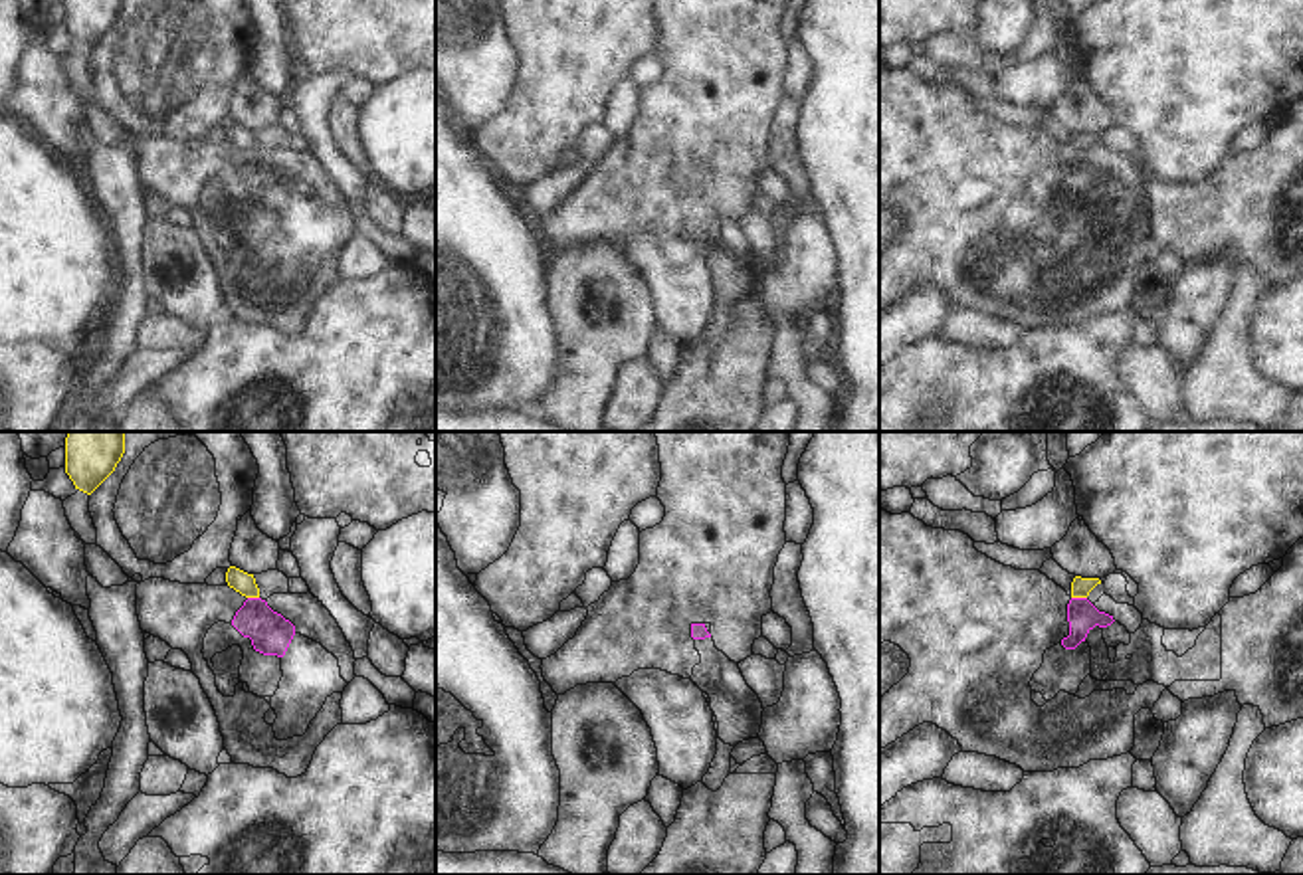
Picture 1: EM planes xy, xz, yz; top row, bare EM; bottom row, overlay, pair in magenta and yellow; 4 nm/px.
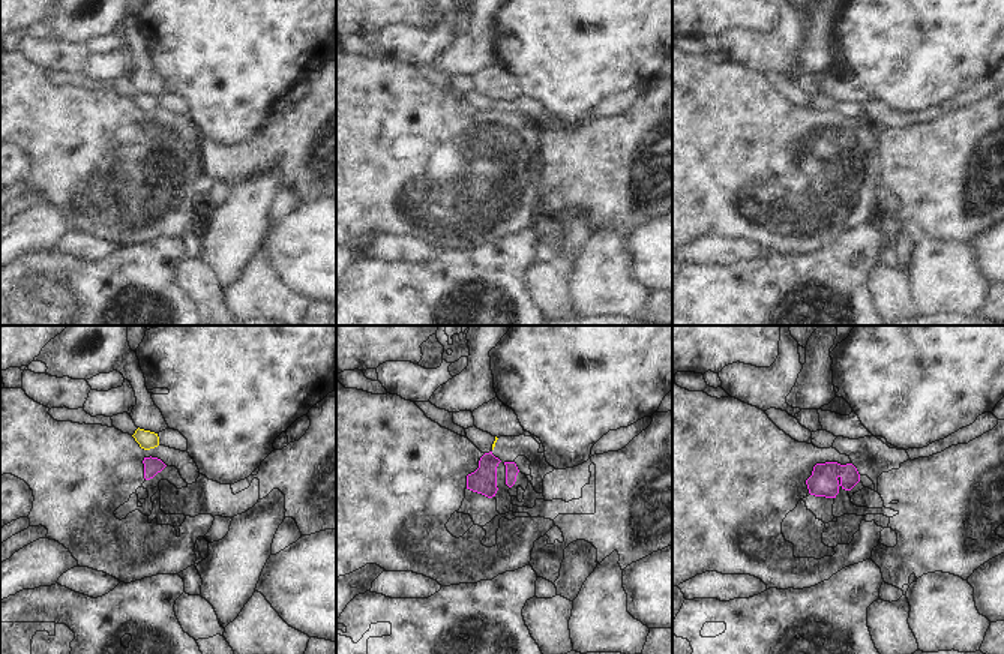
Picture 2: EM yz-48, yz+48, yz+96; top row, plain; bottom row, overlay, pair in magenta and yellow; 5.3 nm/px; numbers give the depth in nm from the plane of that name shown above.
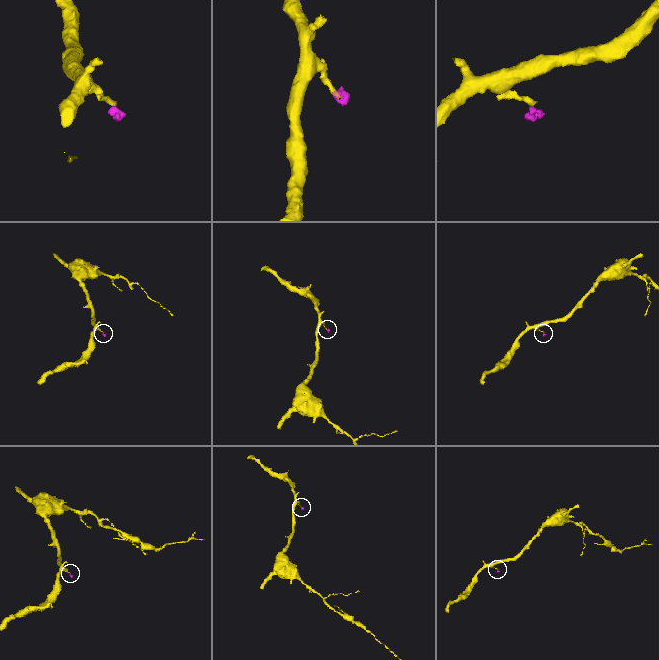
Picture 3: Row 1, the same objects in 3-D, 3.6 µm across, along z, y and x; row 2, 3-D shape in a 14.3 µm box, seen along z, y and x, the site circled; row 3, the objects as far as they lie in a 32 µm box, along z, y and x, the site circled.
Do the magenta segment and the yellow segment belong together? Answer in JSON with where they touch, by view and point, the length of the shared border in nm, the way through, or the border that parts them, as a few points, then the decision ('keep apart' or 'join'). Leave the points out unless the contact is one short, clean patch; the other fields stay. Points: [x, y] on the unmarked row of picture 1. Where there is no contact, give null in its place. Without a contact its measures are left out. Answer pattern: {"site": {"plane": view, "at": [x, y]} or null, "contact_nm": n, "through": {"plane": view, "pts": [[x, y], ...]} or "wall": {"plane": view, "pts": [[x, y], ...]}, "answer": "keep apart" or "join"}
{"site": {"plane": "yz", "at": [1080, 155]}, "contact_nm": 60, "wall": {"plane": "yz", "pts": [[1072, 153], [1086, 155]]}, "answer": "keep apart"}

